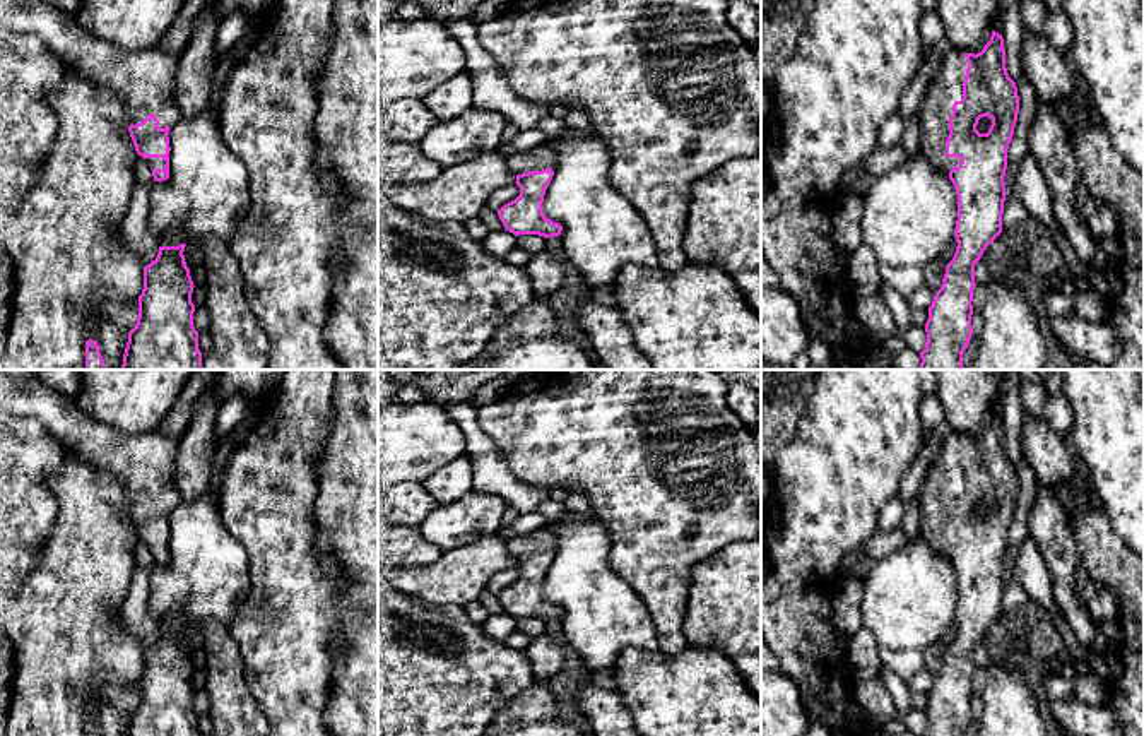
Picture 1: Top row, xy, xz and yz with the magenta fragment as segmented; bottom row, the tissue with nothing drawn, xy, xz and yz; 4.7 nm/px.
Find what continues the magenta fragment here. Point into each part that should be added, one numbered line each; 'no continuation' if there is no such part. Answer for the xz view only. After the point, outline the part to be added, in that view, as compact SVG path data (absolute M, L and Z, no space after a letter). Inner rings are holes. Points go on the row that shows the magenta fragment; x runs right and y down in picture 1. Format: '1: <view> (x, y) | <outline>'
1: xz (539, 158) | M542 144L508 156L506 163L518 164L522 168L518 175L528 173L528 171L542 171L545 168L551 168L554 171L556 154L547 144Z

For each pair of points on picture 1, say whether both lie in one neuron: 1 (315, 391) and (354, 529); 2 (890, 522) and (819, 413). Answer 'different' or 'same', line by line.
1: different
2: different

